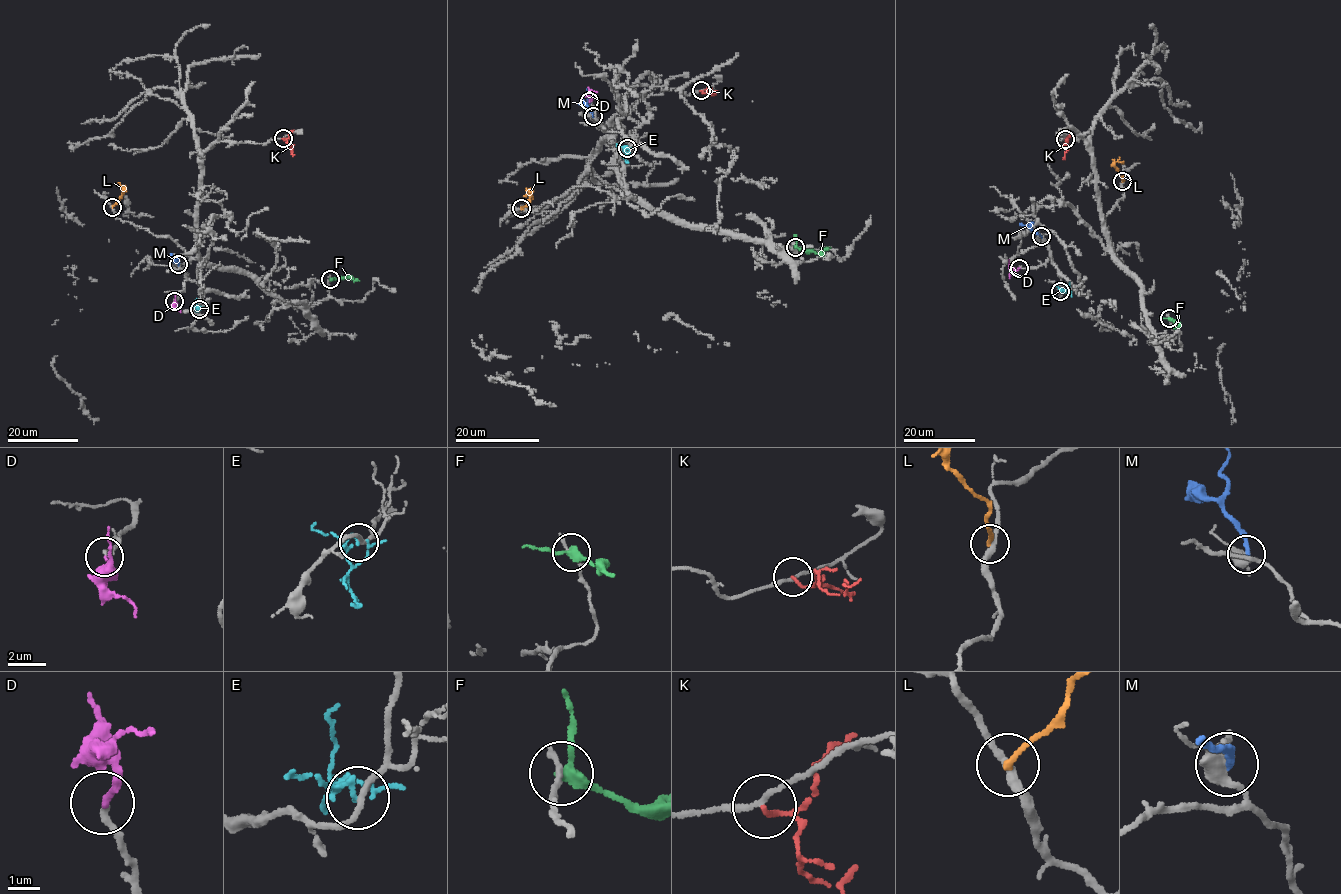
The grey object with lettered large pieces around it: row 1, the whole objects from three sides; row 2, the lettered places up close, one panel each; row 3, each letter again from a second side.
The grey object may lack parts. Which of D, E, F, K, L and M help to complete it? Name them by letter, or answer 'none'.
D

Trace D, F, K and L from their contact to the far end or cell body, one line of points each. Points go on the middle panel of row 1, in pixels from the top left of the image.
D: (590, 101), (587, 87)
F: (795, 246), (821, 254), (830, 247)
K: (701, 90), (705, 92), (706, 89), (711, 94), (716, 90)
L: (520, 207), (527, 204), (530, 192), (532, 197), (528, 199)

